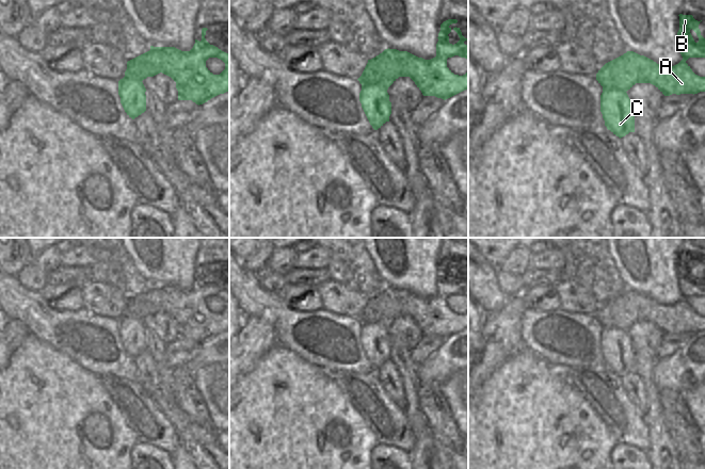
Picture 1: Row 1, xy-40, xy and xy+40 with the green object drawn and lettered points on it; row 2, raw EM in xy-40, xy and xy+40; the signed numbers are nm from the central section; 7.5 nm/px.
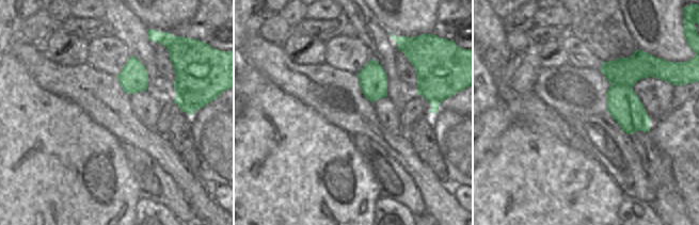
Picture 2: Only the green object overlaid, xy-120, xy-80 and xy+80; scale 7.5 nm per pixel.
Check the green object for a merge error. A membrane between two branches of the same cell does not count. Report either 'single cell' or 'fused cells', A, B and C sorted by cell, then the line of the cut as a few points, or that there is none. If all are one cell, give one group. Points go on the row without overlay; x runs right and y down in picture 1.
fused cells; A B / C; cut in xy along (362, 323), (383, 323), (387, 327)

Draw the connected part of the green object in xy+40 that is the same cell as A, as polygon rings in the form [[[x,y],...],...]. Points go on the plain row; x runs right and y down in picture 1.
[[[679,253],[677,285],[683,298],[674,305],[661,305],[634,290],[606,302],[596,312],[603,328],[627,330],[636,322],[651,322],[664,335],[705,330],[705,316],[695,313],[686,302],[689,296],[705,296],[705,277],[692,254]]]

